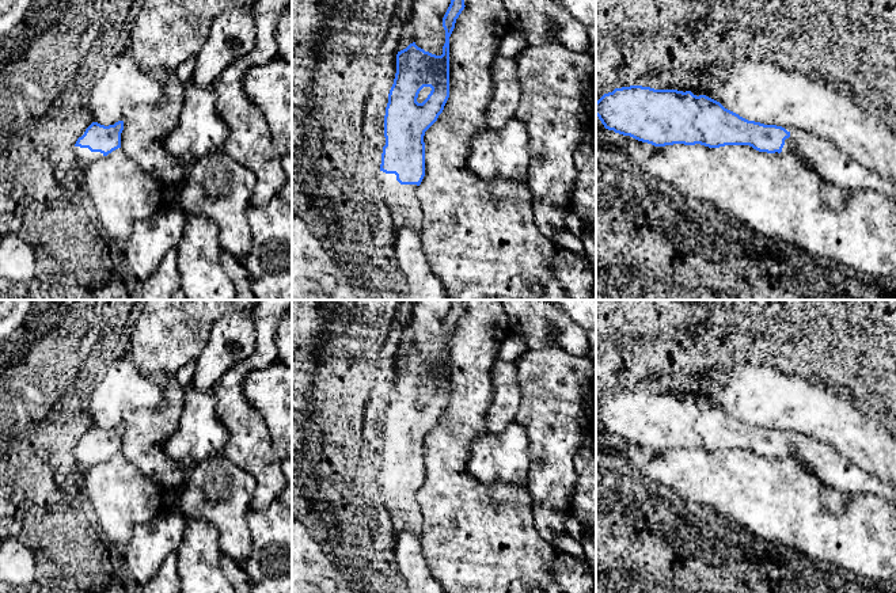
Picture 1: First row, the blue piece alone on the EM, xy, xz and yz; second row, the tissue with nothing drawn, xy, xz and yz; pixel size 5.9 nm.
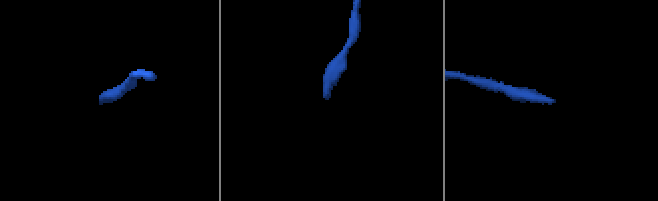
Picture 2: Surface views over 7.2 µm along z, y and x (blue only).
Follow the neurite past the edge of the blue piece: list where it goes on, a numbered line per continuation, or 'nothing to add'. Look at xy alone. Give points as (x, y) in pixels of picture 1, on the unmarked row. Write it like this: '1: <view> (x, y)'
1: xy (84, 460)

